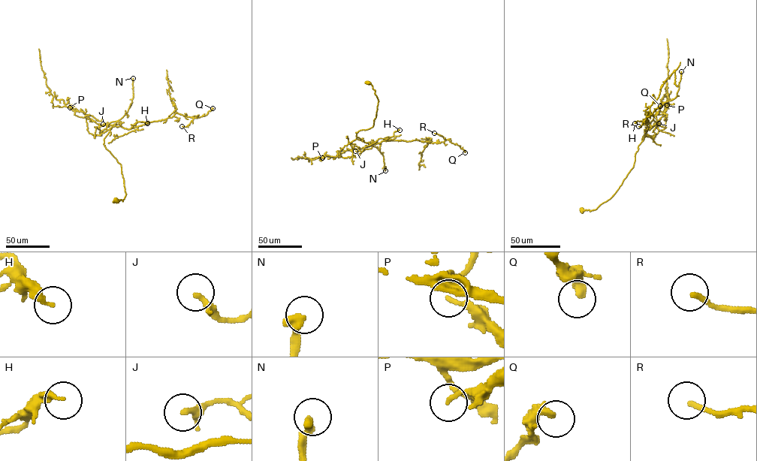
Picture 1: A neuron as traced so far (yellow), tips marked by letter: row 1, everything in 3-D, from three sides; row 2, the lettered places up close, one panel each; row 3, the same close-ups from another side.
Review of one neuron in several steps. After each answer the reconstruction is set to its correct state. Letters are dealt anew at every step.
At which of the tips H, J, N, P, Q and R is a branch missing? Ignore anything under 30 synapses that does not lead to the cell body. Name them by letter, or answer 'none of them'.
J, N

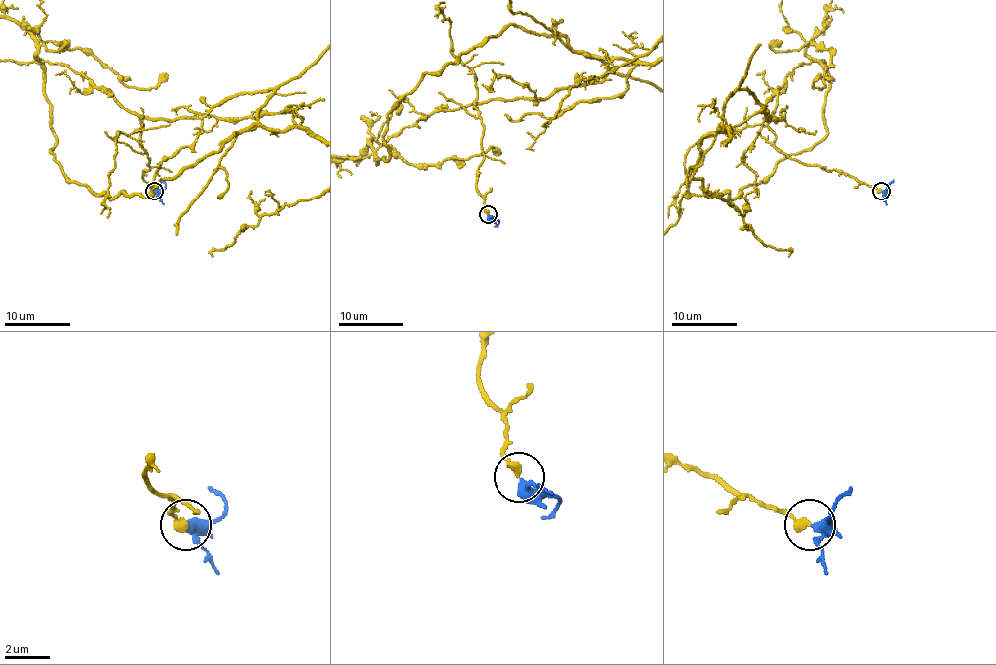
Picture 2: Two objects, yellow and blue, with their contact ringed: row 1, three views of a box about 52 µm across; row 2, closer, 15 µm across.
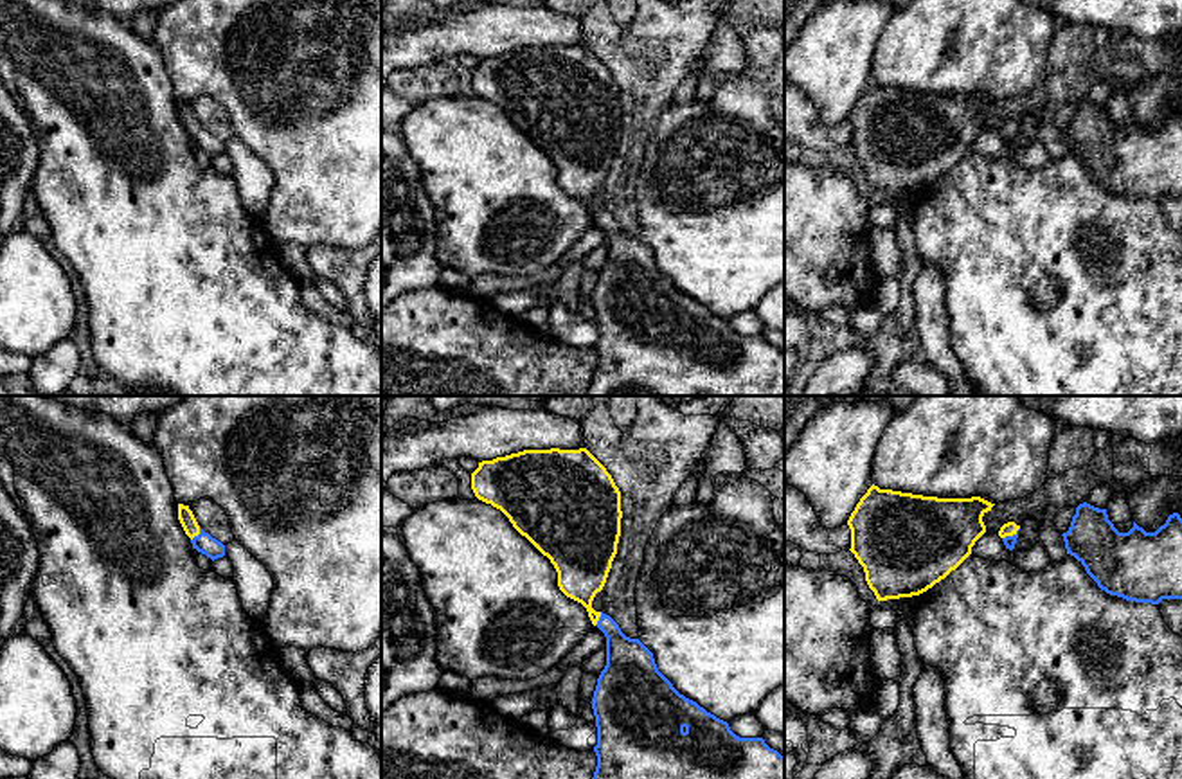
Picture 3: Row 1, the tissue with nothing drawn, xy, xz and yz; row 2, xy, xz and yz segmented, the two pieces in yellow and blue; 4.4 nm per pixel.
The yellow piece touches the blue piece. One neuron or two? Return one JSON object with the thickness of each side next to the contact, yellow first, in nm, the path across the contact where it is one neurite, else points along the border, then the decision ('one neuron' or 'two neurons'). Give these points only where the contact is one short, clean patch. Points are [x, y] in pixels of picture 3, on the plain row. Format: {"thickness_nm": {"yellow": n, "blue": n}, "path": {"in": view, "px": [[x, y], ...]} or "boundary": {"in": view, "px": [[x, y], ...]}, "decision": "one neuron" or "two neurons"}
{"thickness_nm": {"yellow": 70, "blue": 90}, "path": {"in": "xy", "px": [[186, 114], [196, 132], [204, 139]]}, "decision": "one neuron"}

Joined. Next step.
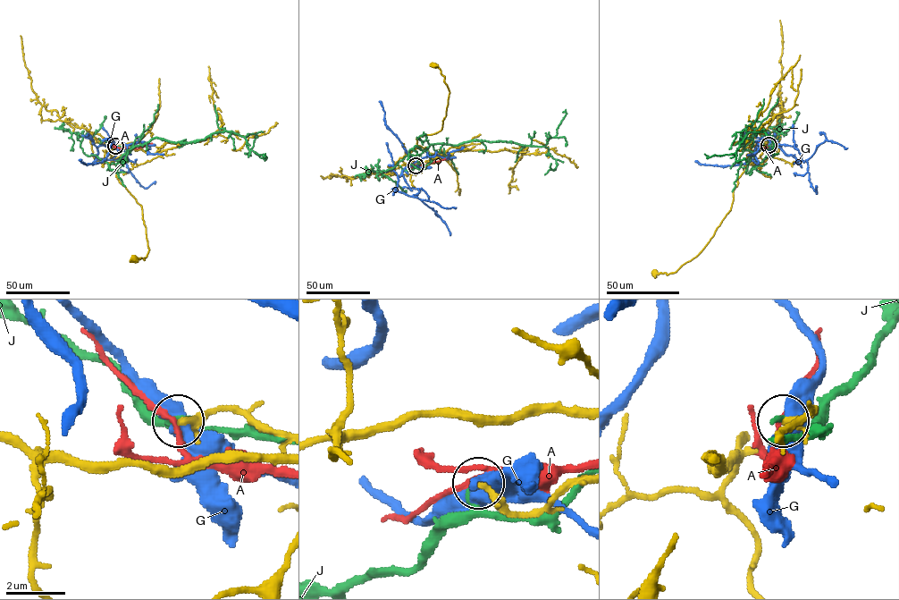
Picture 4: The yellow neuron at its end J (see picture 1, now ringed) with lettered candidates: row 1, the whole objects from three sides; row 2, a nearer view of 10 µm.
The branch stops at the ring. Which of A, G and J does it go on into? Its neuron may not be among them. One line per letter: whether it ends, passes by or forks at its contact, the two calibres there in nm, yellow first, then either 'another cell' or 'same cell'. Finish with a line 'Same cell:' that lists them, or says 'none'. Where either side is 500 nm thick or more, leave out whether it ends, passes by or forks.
A: it passes by; 180 nm thick on the yellow side, 170 nm on the other; another cell
G: 320 nm thick on the yellow side, 600 nm on the other; another cell
J: it passes by; 280 nm thick on the yellow side, 140 nm on the other; another cell
Same cell: none

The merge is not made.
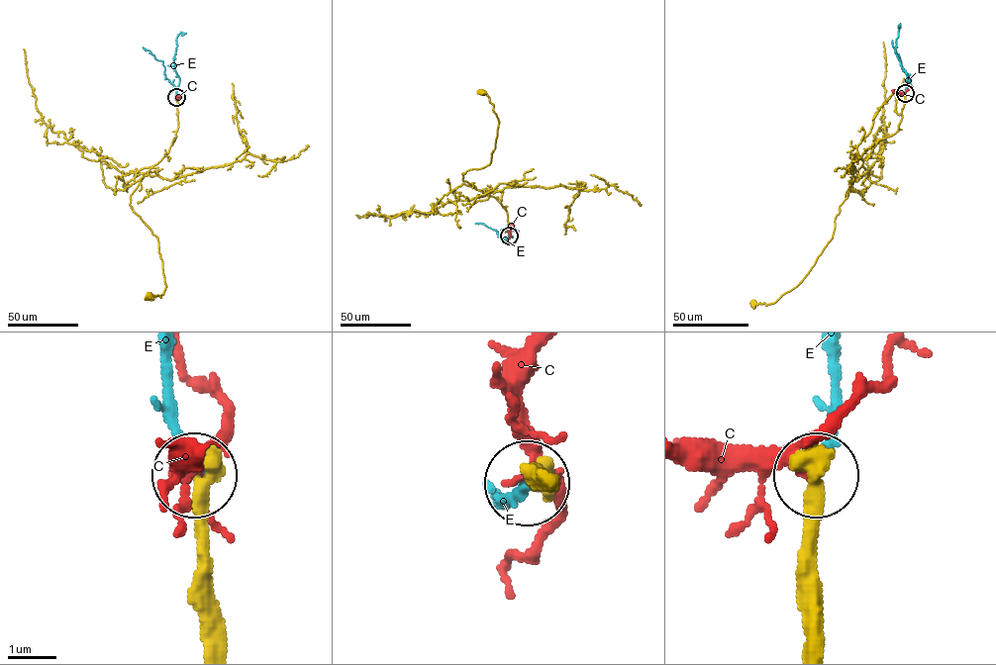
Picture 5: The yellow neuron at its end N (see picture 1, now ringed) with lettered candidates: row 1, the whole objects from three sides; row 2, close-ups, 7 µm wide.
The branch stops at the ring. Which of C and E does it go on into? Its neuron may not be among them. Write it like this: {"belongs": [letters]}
{"belongs": ["E"]}

